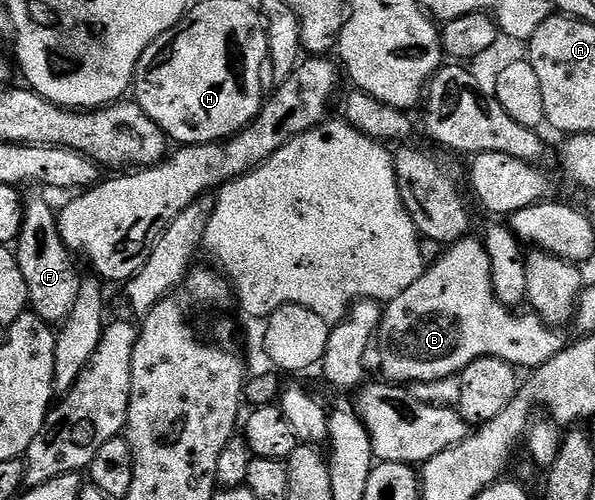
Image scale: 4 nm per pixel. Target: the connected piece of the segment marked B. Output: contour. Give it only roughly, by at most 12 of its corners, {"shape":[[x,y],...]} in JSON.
{"shape":[[480,238],[452,244],[384,304],[393,385],[480,359],[536,369],[567,345],[493,296]]}

